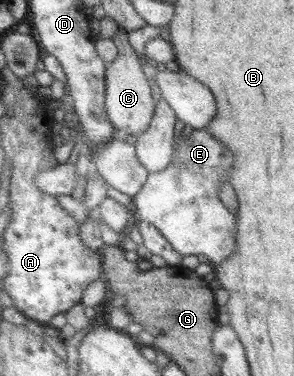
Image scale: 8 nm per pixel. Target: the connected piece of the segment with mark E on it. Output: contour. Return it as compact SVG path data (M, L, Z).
M202 127L197 129L188 129L188 136L183 135L181 132L180 135L173 138L173 151L174 155L171 156L170 162L166 165L164 170L160 170L160 172L156 173L148 173L146 176L146 182L142 184L142 188L137 192L136 196L132 197L132 207L131 210L136 218L140 220L144 220L146 223L150 223L152 226L155 226L158 230L158 233L168 241L170 247L174 249L174 251L183 256L194 255L197 258L204 258L204 260L213 265L214 267L218 266L223 260L226 260L234 251L234 236L236 233L236 217L228 211L220 200L218 200L218 185L222 185L222 181L229 181L230 179L230 166L231 166L231 152L227 151L226 147L223 147L222 143L219 143L218 139L215 139L210 132L207 131L208 128Z

